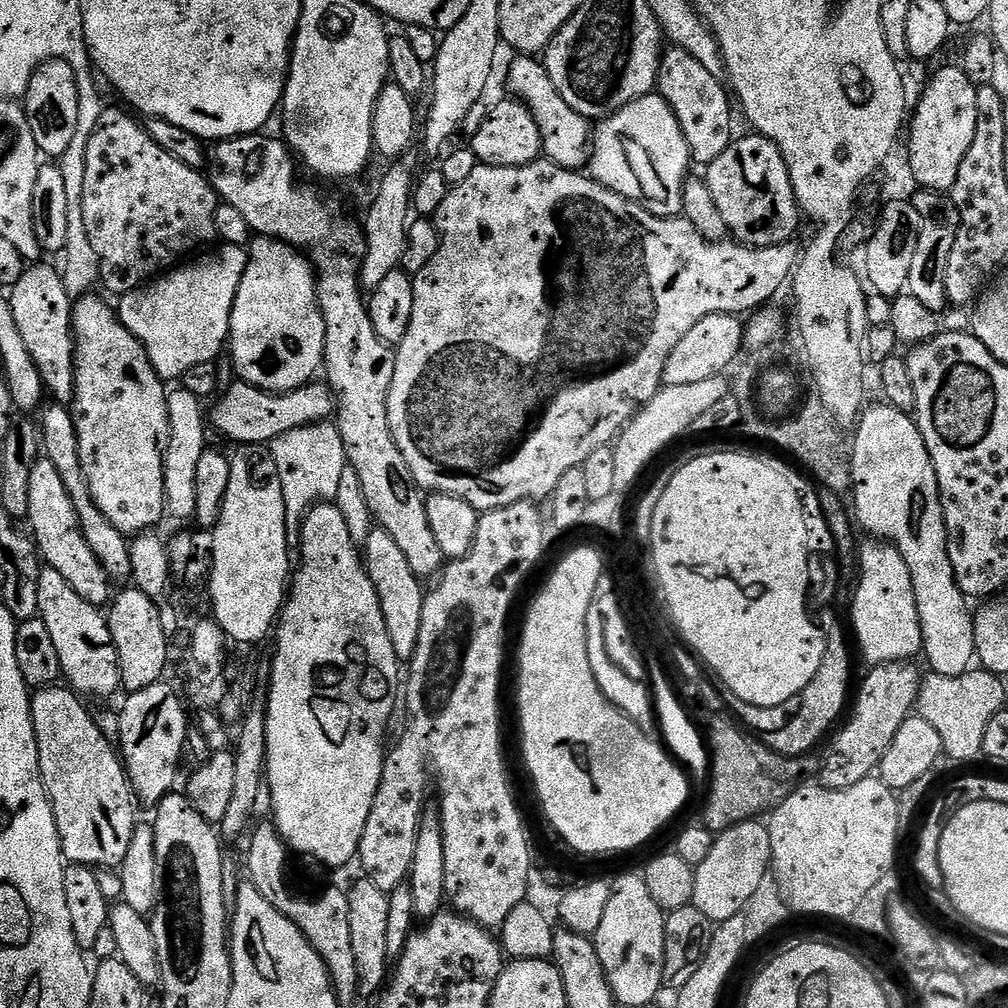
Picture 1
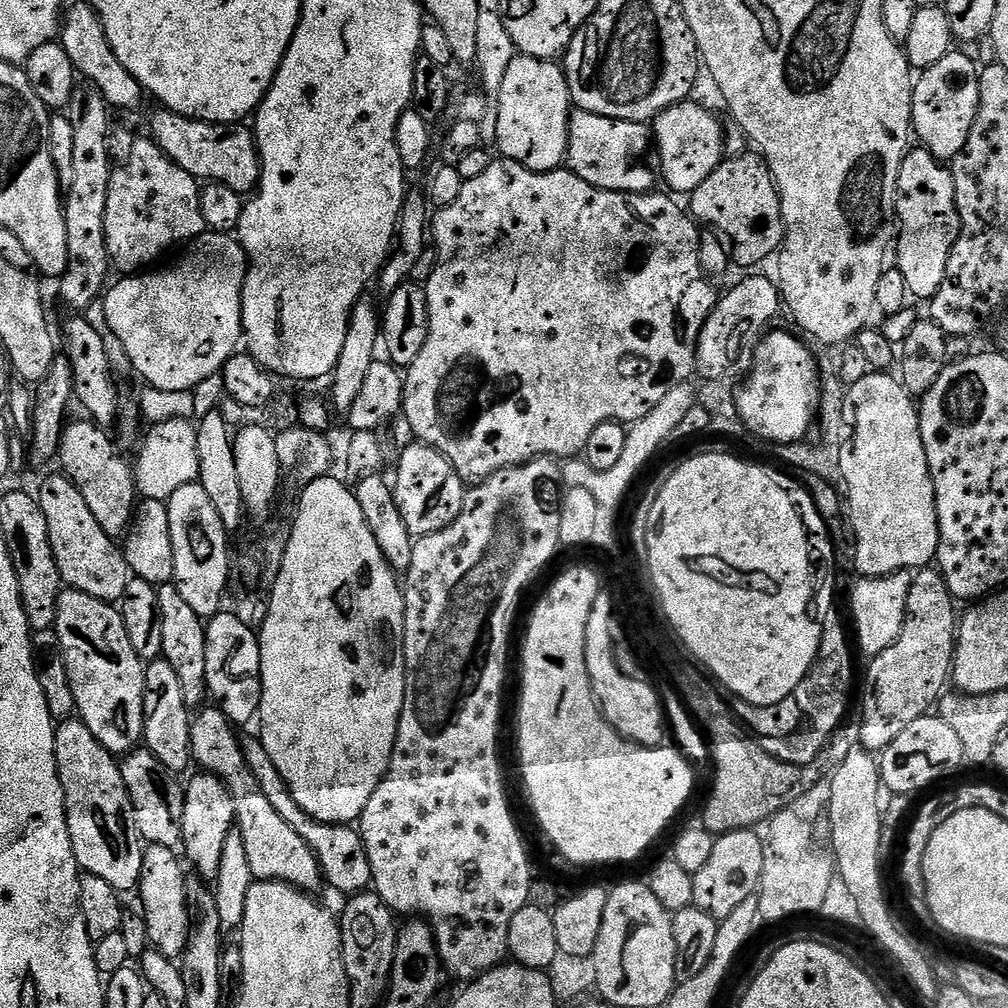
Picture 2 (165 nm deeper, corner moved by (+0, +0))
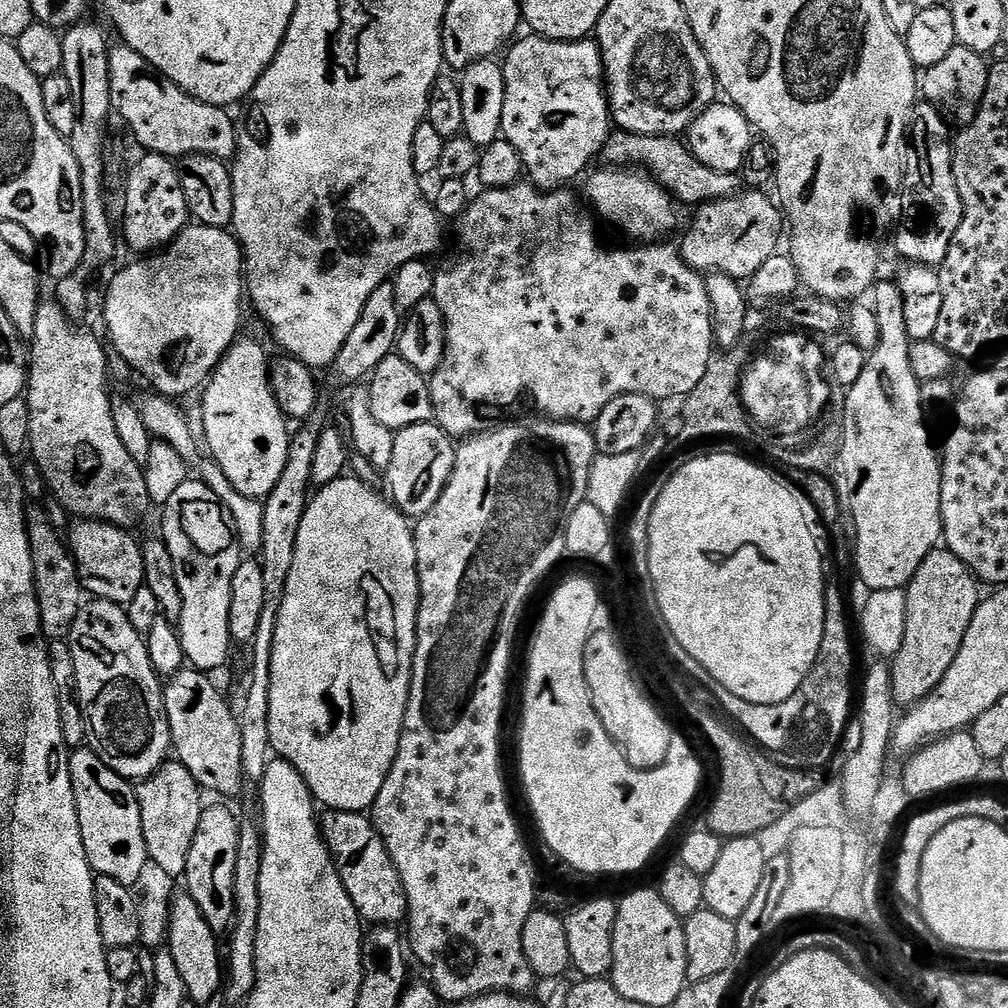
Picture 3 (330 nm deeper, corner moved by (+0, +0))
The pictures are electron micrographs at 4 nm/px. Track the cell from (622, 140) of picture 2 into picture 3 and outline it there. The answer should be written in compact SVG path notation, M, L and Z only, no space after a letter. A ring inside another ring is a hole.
M616 130L604 143L602 160L603 158L603 163L608 166L639 166L646 170L647 175L661 184L681 205L708 204L712 200L734 196L742 188L742 180L737 173L719 172L702 166L702 162L698 162L698 158L694 158L689 152L683 139L671 136L643 136Z

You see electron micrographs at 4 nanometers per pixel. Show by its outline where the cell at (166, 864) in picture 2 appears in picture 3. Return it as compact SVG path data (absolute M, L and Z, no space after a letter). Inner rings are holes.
M187 894L177 895L169 905L166 946L168 956L173 960L184 982L187 999L206 1006L221 991L224 980L222 958L218 956L216 934L202 918L197 903Z

